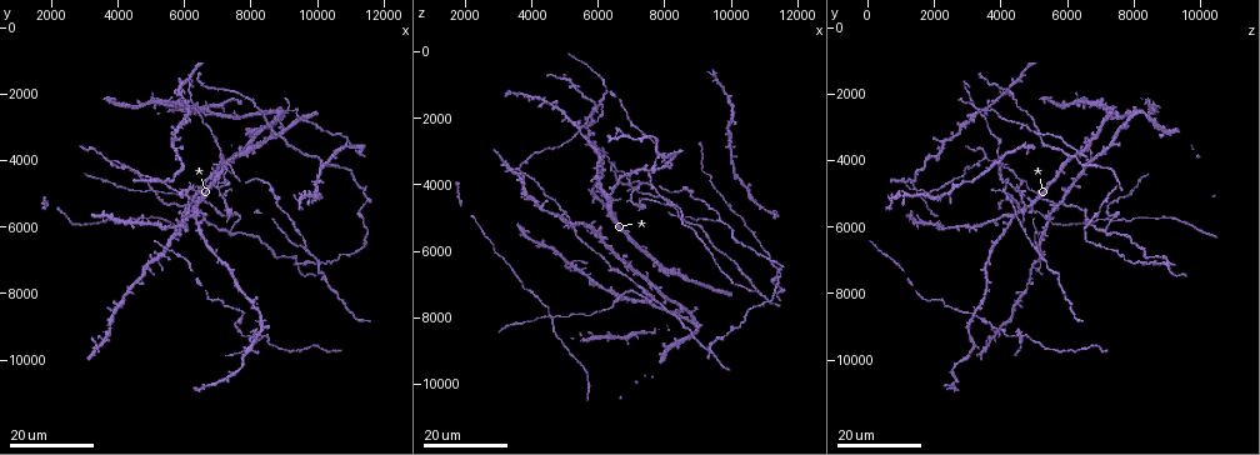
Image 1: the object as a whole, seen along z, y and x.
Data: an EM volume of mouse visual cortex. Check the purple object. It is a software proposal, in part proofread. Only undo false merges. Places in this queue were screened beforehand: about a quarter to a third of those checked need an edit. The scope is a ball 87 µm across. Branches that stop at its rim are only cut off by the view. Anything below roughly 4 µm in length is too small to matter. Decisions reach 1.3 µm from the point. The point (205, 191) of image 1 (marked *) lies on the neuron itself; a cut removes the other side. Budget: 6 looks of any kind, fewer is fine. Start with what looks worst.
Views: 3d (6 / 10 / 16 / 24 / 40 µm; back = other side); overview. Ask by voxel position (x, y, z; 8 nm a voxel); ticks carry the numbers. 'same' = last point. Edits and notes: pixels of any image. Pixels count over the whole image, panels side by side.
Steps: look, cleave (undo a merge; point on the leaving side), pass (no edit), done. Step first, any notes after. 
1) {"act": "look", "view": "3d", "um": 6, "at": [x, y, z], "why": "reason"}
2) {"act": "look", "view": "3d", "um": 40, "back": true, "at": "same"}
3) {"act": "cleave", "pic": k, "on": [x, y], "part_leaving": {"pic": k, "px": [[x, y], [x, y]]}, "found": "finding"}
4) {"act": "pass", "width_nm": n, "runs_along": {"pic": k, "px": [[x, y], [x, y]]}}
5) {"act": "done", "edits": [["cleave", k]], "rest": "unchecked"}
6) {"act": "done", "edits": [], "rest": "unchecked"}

{"act": "look", "view": "3d", "um": 16, "at": [8300, 9300, 4600], "why": "three arms meet"}

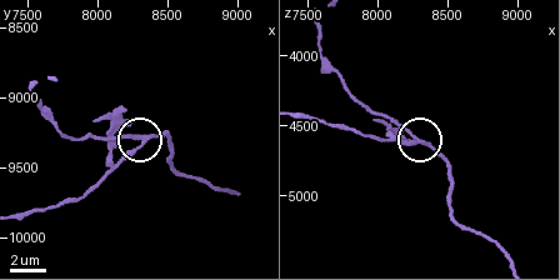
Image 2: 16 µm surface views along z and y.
{"act": "look", "view": "3d", "um": 6, "at": [8320, 9340, 4600]}

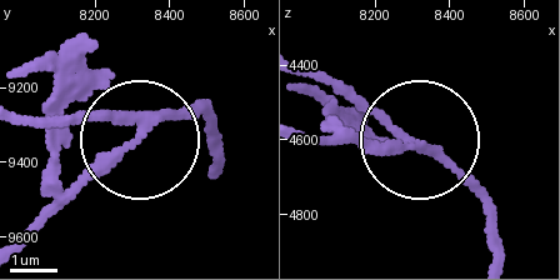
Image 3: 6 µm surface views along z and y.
{"act": "cleave", "pic": 3, "on": [96, 76], "width_nm": 190, "part_leaving": {"pic": 3, "px": [[136, 136], [81, 169], [21, 229]]}, "found": "a second neuron is stuck on"}

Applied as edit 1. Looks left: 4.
{"act": "look", "view": "3d", "um": 24, "at": [7400, 6100, 7100], "why": "a fork"}

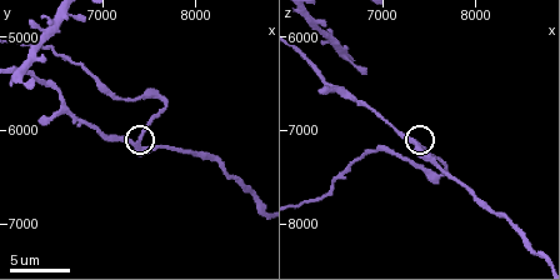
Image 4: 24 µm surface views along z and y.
{"act": "look", "view": "3d", "um": 6, "at": [7400, 6150, 7150], "why": "closer look"}

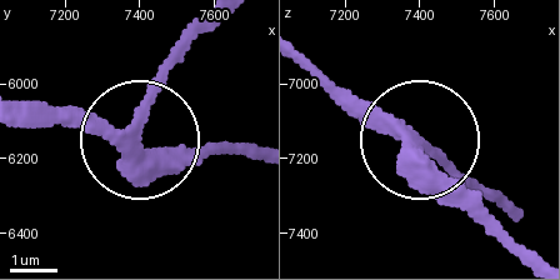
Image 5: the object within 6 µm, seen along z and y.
{"act": "pass", "arms": 3, "found": "all the same neuron"}

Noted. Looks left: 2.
{"act": "look", "view": "3d", "um": 24, "at": [3700, 3900, 3500], "why": "arms part here"}

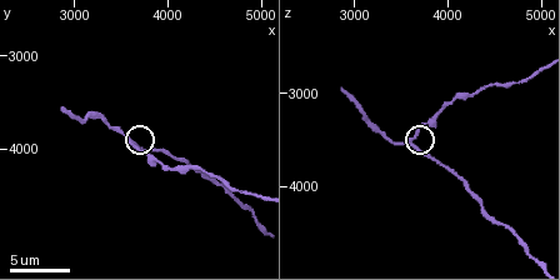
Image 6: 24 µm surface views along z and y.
{"act": "look", "view": "3d", "um": 10, "at": [3650, 3950, 3500]}

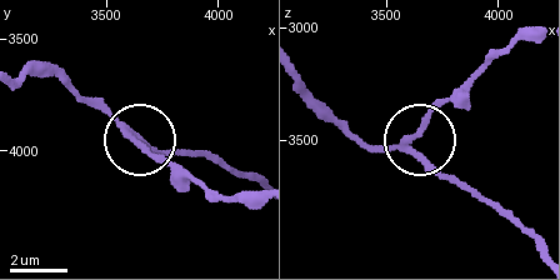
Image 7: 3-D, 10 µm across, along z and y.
{"act": "cleave", "pic": 7, "on": [429, 118], "side_arm_um": 9, "part_leaving": {"pic": 7, "px": [[128, 134], [154, 158], [176, 163], [219, 191], [255, 196]]}, "found": "two neurons meet here"}

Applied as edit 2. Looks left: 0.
{"act": "done", "edits": [["cleave", 3], ["cleave", 7]], "rest": "unchecked"}

